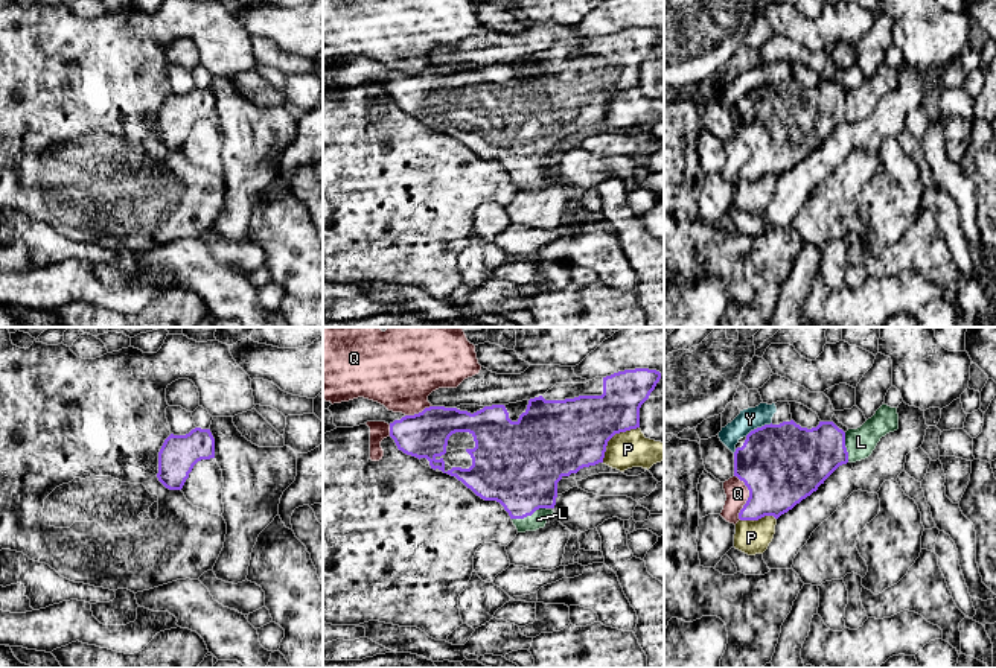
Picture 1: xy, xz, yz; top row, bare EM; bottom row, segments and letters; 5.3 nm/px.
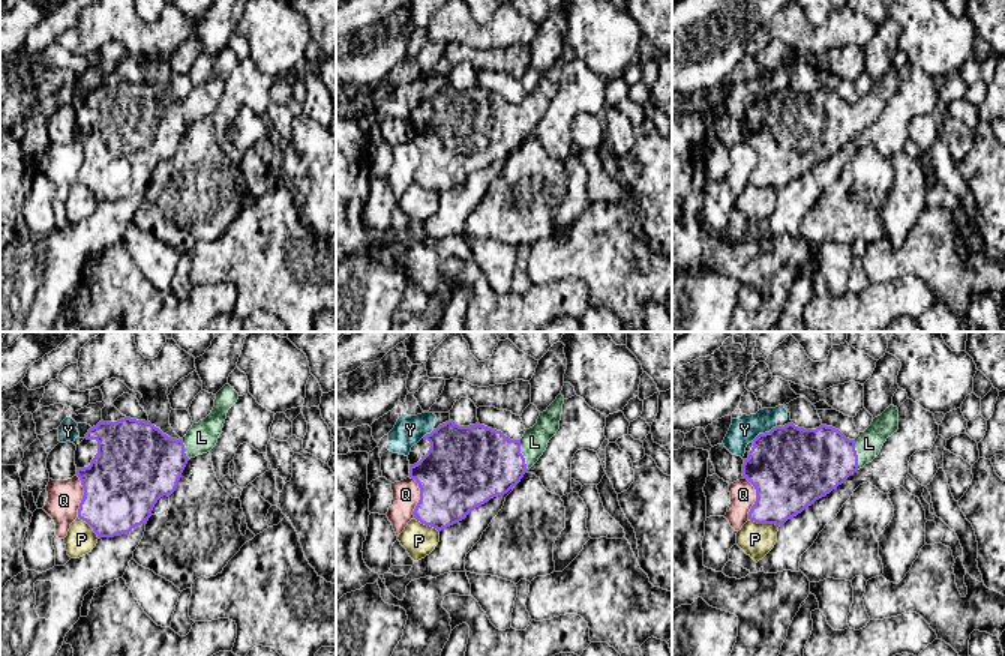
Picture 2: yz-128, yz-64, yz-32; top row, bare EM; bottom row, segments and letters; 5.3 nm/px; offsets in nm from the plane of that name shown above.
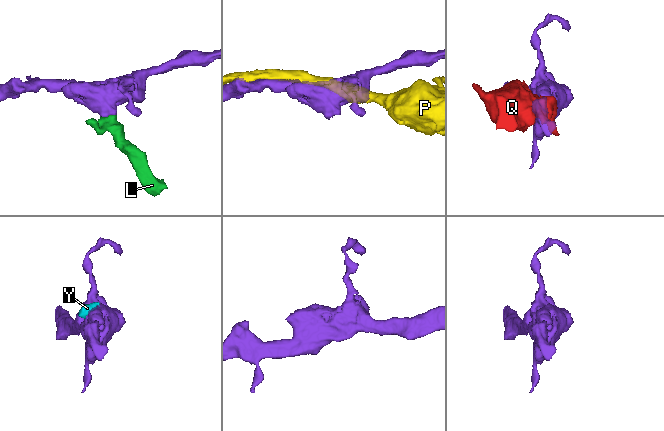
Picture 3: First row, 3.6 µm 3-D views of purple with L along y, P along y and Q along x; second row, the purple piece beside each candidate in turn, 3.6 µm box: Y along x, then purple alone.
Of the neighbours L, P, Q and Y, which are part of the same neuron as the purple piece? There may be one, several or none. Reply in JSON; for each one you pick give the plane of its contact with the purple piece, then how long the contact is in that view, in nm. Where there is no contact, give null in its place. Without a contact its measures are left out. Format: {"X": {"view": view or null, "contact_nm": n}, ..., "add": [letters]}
{"L": {"view": "xz", "contact_nm": 200}, "add": ["L"]}

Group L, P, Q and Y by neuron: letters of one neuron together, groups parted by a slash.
L / P / Q / Y

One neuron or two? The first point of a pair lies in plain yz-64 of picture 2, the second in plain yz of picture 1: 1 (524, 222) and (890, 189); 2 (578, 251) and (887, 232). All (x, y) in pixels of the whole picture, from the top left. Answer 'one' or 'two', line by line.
1: two
2: two

